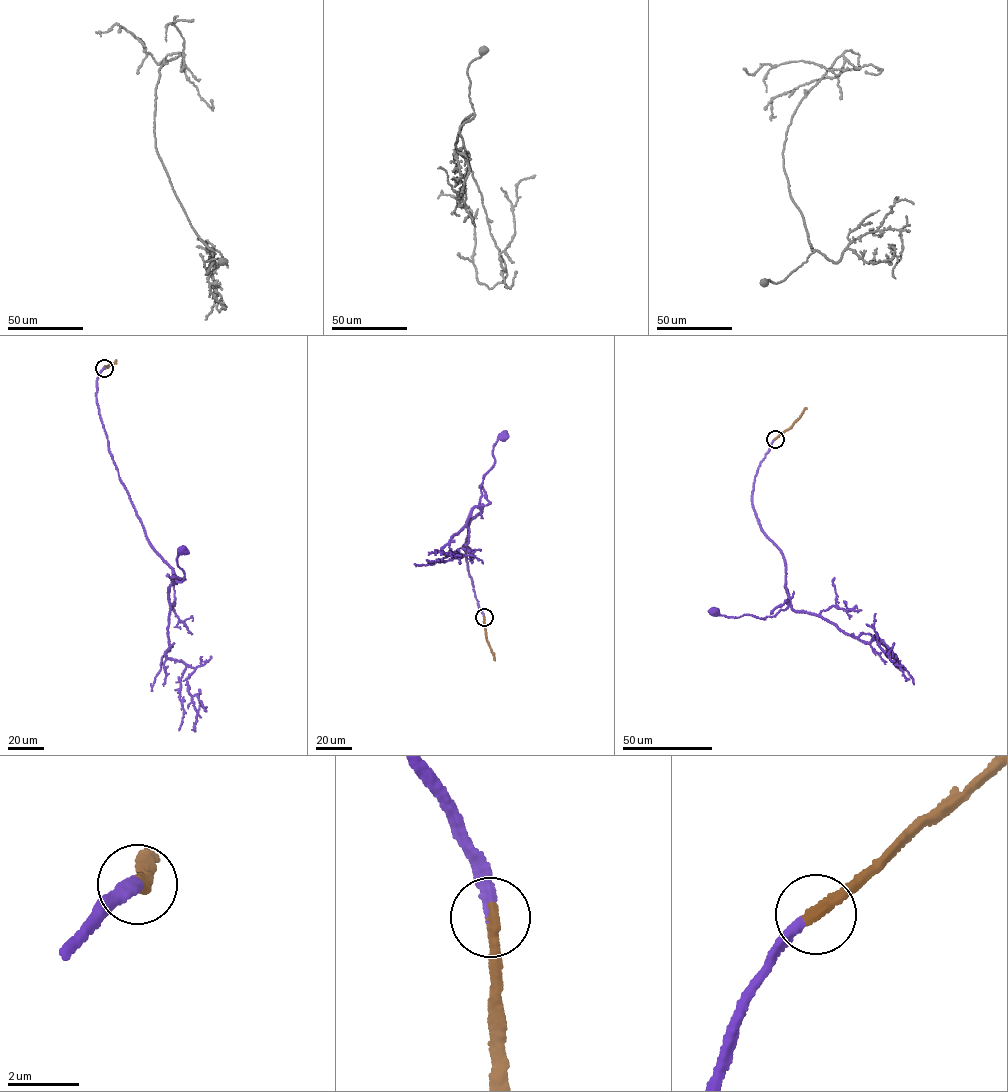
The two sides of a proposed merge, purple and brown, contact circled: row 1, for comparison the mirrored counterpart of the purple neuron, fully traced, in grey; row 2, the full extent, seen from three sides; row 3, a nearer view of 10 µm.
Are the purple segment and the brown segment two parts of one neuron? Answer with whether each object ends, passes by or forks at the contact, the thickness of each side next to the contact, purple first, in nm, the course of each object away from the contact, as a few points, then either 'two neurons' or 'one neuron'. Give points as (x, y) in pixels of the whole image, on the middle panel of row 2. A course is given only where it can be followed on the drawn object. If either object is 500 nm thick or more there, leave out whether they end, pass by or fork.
purple ends there; brown ends there; 300 nm thick on the purple side, 400 nm on the other; purple runs (484, 617), (462, 546), (469, 519), (481, 511), (480, 487), (494, 462), (493, 446), (502, 437); brown runs (484, 617), (487, 641), (495, 660); one neuron

